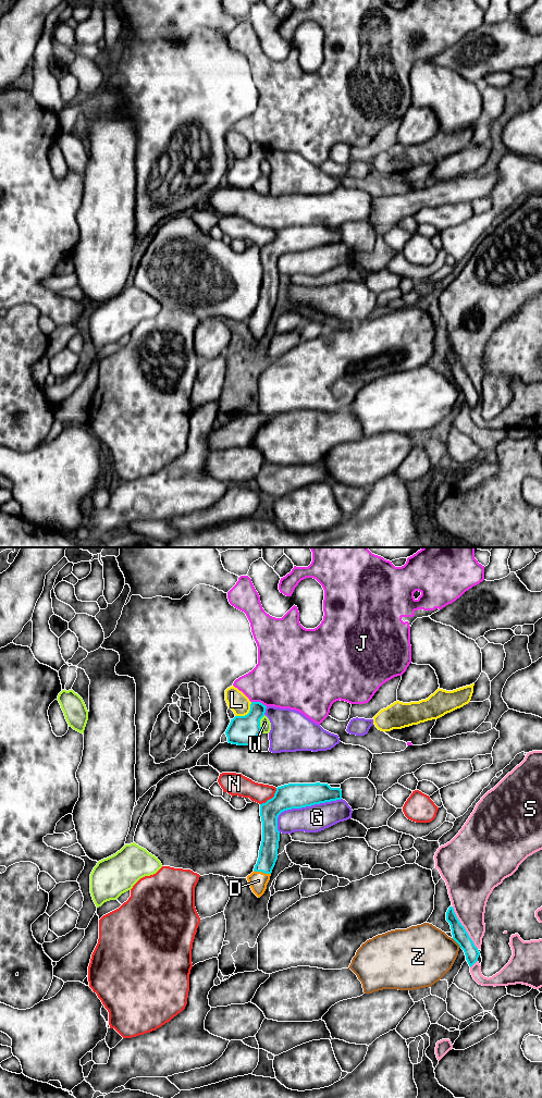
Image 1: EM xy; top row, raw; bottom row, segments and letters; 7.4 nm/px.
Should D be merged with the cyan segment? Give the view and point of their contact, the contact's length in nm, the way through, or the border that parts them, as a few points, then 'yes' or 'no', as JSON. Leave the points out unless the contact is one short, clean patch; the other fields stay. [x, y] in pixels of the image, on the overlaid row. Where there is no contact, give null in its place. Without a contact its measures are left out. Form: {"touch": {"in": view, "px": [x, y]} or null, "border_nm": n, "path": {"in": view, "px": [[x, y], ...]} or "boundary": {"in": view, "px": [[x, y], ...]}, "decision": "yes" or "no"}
{"touch": {"in": "xy", "px": [262, 872]}, "border_nm": 130, "path": {"in": "xy", "px": [[268, 854], [262, 872], [258, 880]]}, "decision": "yes"}

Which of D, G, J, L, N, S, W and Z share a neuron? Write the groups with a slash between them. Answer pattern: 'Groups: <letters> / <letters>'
Groups: D / G / J / L / N / S / W / Z

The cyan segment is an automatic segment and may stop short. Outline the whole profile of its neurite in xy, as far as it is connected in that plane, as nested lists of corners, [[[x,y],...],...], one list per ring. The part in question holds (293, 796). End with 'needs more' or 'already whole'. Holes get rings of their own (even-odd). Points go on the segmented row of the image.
[[[288,784],[278,787],[274,797],[260,804],[262,841],[254,872],[247,876],[248,884],[258,898],[264,893],[278,860],[279,815],[287,810],[301,809],[341,799],[341,788],[331,788],[328,784]]]; needs more

